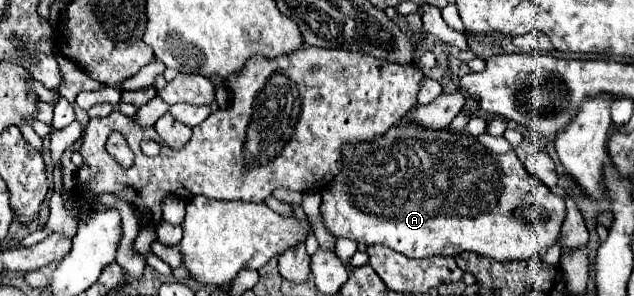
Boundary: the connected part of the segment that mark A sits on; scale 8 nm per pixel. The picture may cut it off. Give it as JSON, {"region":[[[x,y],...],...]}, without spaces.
{"region":[[[403,118],[399,124],[391,126],[381,138],[373,140],[373,142],[361,142],[361,144],[343,144],[343,166],[339,170],[339,174],[333,178],[331,186],[327,190],[323,190],[323,202],[321,202],[321,218],[323,224],[327,228],[327,232],[331,232],[335,238],[349,238],[355,240],[359,244],[383,244],[387,248],[393,248],[409,258],[429,258],[435,254],[443,254],[443,256],[457,256],[461,252],[477,252],[481,256],[489,256],[493,260],[505,262],[505,260],[529,260],[533,254],[539,254],[543,250],[547,250],[555,238],[561,232],[561,224],[565,218],[565,202],[563,198],[551,194],[551,190],[539,182],[539,178],[535,178],[533,174],[527,174],[527,168],[521,164],[521,160],[517,158],[515,152],[507,152],[507,154],[489,154],[483,152],[485,146],[481,146],[467,130],[463,132],[451,132],[449,128],[443,130],[431,130],[431,128],[423,128],[415,122],[409,122],[407,118]]]}

